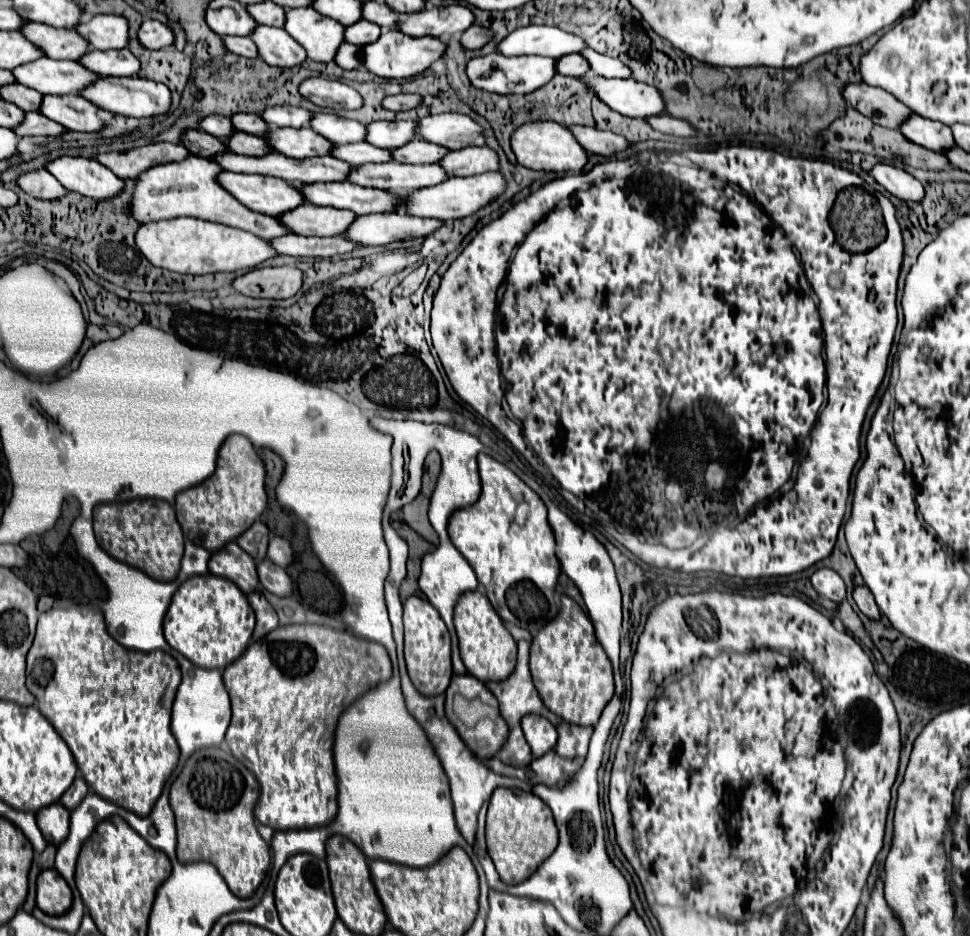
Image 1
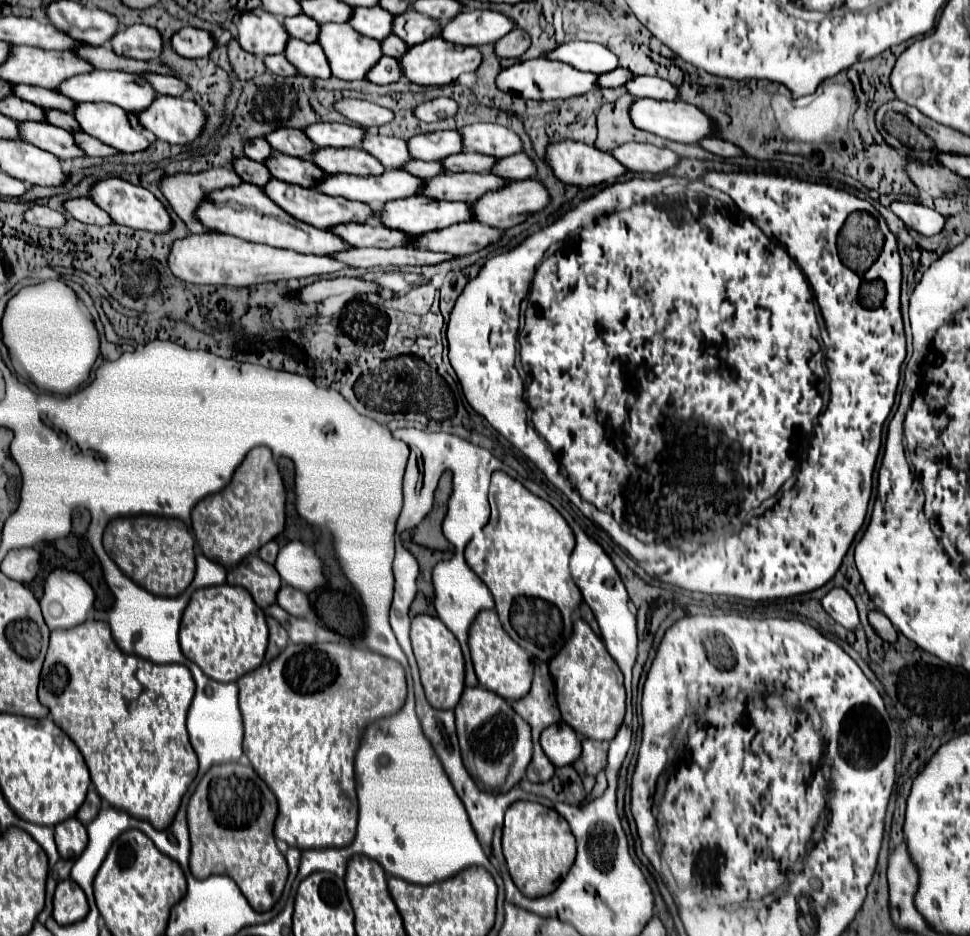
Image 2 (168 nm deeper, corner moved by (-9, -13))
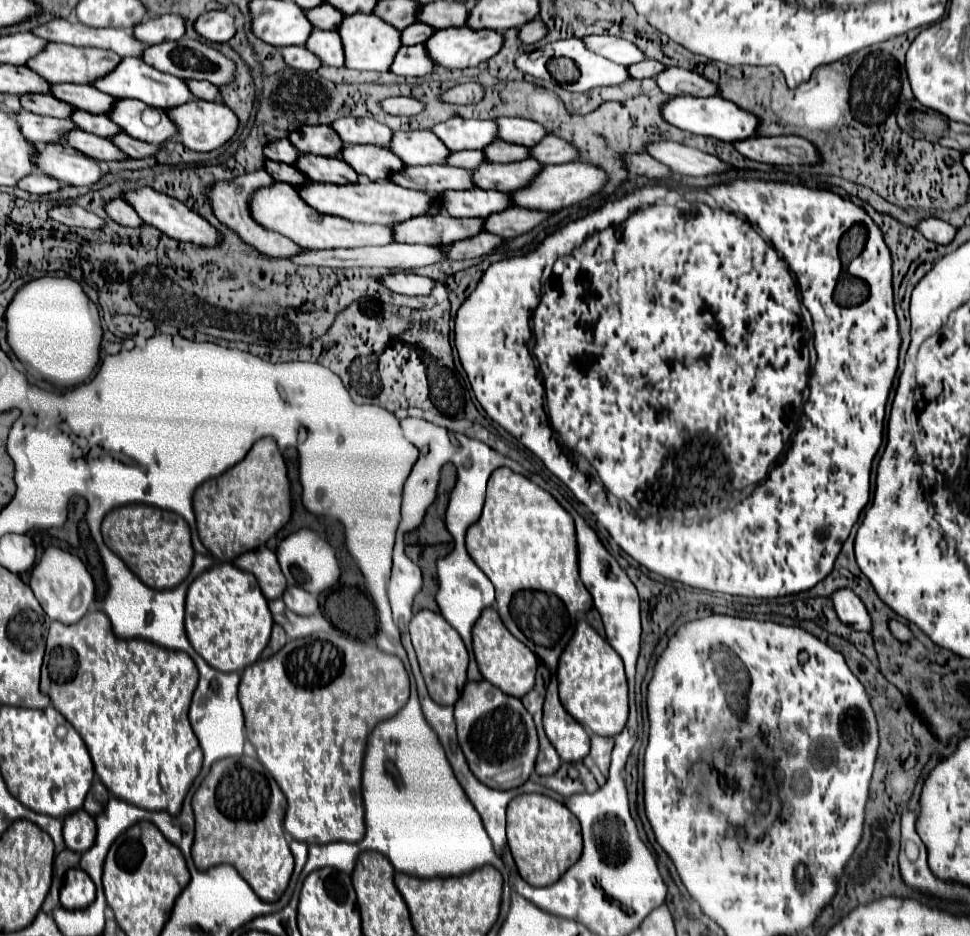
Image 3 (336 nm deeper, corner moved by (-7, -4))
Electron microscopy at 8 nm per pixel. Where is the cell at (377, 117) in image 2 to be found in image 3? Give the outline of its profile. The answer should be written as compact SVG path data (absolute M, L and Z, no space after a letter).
M391 97L391 99L385 99L383 101L383 109L391 115L417 115L425 109L425 103L423 101L417 101L413 97Z

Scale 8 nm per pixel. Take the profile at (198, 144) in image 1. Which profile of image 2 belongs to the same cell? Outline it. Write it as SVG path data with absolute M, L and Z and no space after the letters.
M235 158L233 160L233 170L235 174L243 180L243 182L251 182L255 186L265 186L271 178L269 170L263 168L261 162L255 162L255 160L249 160L249 158Z

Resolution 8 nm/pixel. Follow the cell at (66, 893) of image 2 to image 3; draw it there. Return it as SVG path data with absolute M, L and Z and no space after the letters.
M75 867L65 875L65 883L61 887L61 905L67 909L85 909L95 901L95 883L91 877Z

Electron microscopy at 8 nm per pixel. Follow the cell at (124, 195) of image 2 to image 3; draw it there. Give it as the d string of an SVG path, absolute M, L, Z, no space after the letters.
M143 187L143 189L137 189L137 191L125 193L123 199L129 201L137 209L137 213L141 213L141 219L145 223L161 229L165 235L169 235L177 241L193 243L193 245L199 245L199 247L217 247L223 241L223 235L209 221L205 221L201 215L197 215L185 203L181 203L181 201L169 197L169 195L163 195L163 193L159 193L151 187Z

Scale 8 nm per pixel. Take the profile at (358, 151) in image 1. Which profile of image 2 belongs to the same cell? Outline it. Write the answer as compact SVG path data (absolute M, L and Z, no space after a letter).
M411 160L411 162L407 162L401 170L409 172L409 174L413 174L413 176L417 176L417 178L423 178L423 180L443 172L443 168L439 166L439 162L423 162L423 160Z

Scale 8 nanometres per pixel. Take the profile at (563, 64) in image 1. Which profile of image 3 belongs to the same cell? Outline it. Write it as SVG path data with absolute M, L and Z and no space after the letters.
M647 59L647 61L641 61L637 65L631 65L629 73L633 73L635 79L647 79L647 77L657 77L663 69L665 69L665 65L661 65L659 61Z

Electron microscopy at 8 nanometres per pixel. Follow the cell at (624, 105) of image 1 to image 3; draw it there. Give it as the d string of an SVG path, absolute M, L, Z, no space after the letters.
M675 97L675 99L667 101L661 111L663 111L665 121L669 121L671 125L675 125L683 131L705 135L705 137L715 137L715 139L727 141L727 143L735 143L735 141L755 137L757 129L759 129L759 119L753 113L737 107L735 103L731 103L723 97L707 97L707 99Z

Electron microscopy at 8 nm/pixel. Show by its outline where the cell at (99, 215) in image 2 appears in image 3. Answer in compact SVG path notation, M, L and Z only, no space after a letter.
M113 199L113 201L109 201L109 203L105 205L105 211L109 213L109 217L111 217L113 221L117 221L117 223L121 223L121 225L125 225L125 227L141 227L141 225L145 225L143 219L137 215L137 211L135 211L129 203L125 203L123 199Z

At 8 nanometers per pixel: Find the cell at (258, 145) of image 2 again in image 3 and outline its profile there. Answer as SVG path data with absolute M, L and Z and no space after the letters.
M279 139L279 141L269 143L269 145L265 147L265 155L267 155L271 161L295 165L301 153L297 151L297 147L295 147L289 139Z

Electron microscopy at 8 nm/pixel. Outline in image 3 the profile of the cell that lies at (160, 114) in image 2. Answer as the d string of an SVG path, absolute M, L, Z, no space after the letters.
M193 99L189 101L189 105L179 105L177 109L171 109L167 113L169 117L173 117L173 121L177 121L177 127L181 129L179 141L193 151L215 151L223 147L237 133L237 127L239 127L237 115L223 103Z

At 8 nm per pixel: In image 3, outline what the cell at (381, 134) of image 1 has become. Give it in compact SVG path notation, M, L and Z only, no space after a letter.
M453 117L433 127L433 131L449 145L453 151L463 149L485 149L493 141L499 139L497 121L481 121L481 119L461 119Z

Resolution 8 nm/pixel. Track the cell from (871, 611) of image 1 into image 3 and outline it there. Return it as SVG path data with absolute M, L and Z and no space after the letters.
M891 621L891 623L889 623L889 629L891 629L891 633L893 633L899 641L903 641L903 643L909 643L909 641L913 639L911 629L909 629L907 625L899 623L899 621Z

